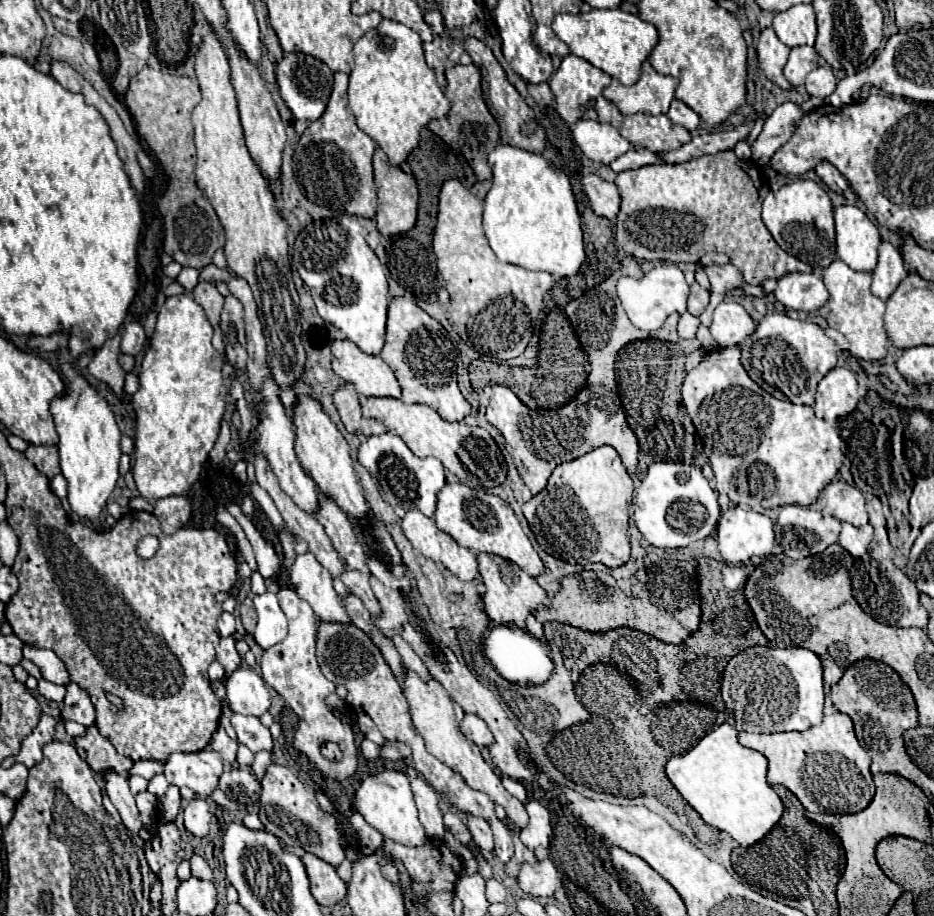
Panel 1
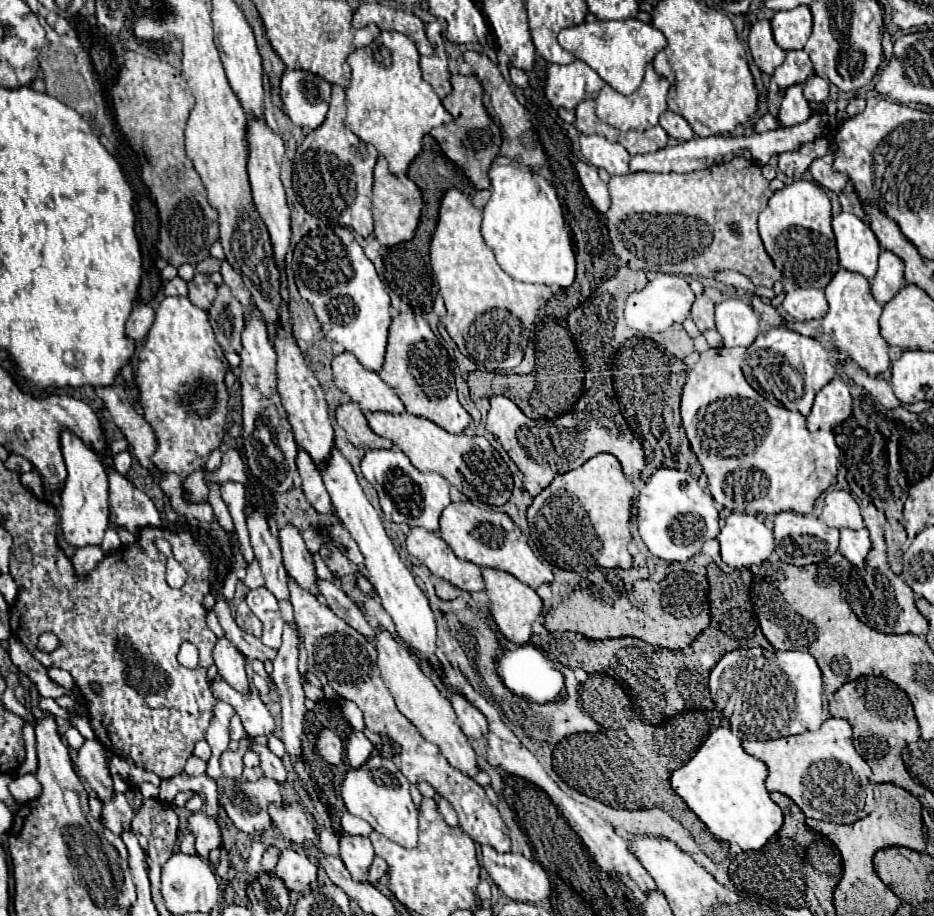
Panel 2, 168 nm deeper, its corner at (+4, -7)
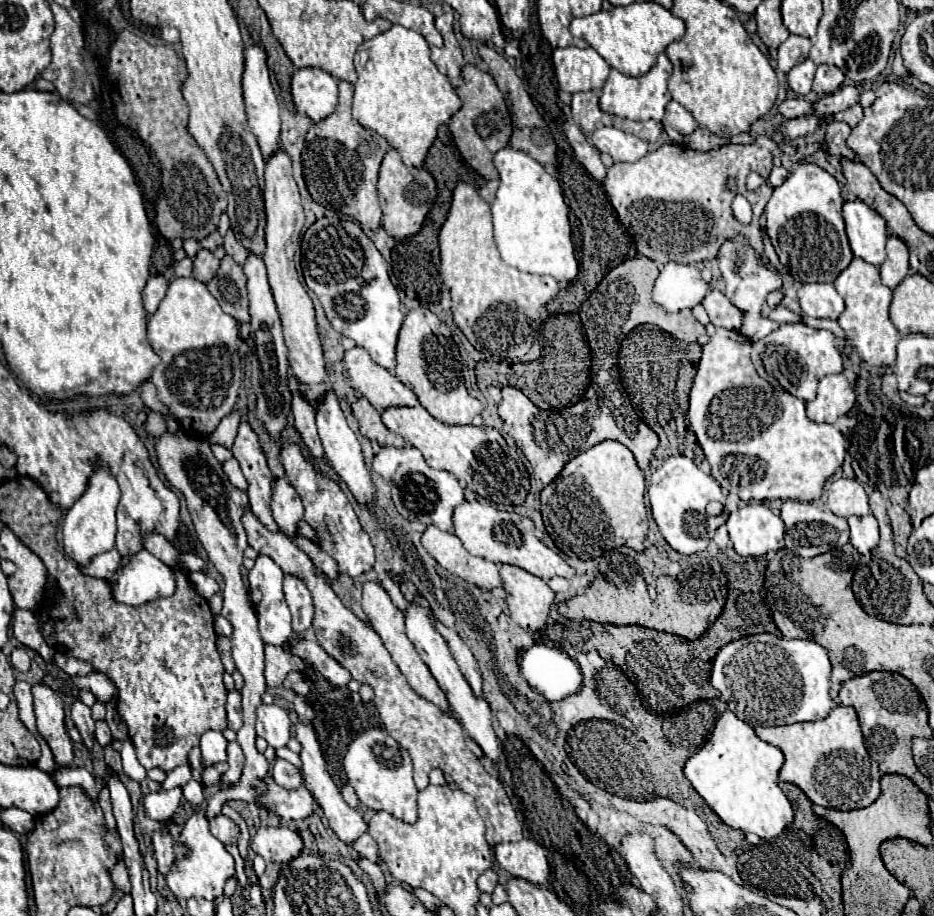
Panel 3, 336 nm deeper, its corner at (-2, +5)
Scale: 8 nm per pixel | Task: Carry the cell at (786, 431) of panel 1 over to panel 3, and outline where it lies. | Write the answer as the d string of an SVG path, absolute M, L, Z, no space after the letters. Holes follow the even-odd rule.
M716 329L710 341L702 347L698 373L690 391L688 421L704 449L706 459L710 461L714 479L724 491L736 493L742 501L820 499L824 483L844 463L844 435L834 425L810 421L804 401L792 397L790 393L778 391L768 381L764 381L750 361L750 341L738 331Z

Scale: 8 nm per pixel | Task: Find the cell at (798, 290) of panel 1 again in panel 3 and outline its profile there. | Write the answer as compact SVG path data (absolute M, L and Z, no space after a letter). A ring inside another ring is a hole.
M804 283L798 289L798 301L802 315L808 317L836 319L844 309L844 301L832 283Z

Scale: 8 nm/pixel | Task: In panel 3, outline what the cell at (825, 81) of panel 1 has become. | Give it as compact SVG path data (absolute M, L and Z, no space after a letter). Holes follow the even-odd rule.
M818 65L812 91L818 95L828 95L836 91L842 85L842 81L844 81L844 73L840 69L836 69L834 65Z

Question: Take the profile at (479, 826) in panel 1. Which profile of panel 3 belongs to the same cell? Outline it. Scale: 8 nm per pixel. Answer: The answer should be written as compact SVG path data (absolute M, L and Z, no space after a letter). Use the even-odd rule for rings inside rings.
M522 839L518 843L500 843L494 847L496 863L516 879L546 887L550 865L544 849L534 839Z

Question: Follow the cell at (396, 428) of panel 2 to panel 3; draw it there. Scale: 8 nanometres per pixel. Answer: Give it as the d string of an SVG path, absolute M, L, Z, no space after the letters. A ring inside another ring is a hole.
M422 405L388 407L382 413L382 421L390 431L402 435L404 439L410 441L410 445L420 449L430 467L444 469L444 471L456 475L464 485L472 487L472 483L476 483L476 479L474 479L474 473L476 473L474 471L474 451L478 445L478 427L474 427L474 425L466 425L466 427L446 425L446 423L434 419Z

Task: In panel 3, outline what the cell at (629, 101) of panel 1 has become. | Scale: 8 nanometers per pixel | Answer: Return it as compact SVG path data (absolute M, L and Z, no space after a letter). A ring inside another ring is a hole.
M664 53L658 55L656 65L640 77L628 77L622 75L620 71L612 69L610 77L606 79L604 87L602 87L602 97L600 97L600 109L618 117L626 117L632 121L648 121L648 119L656 119L660 121L664 117L664 107L670 101L670 93L666 89L668 77L672 75L672 63Z

